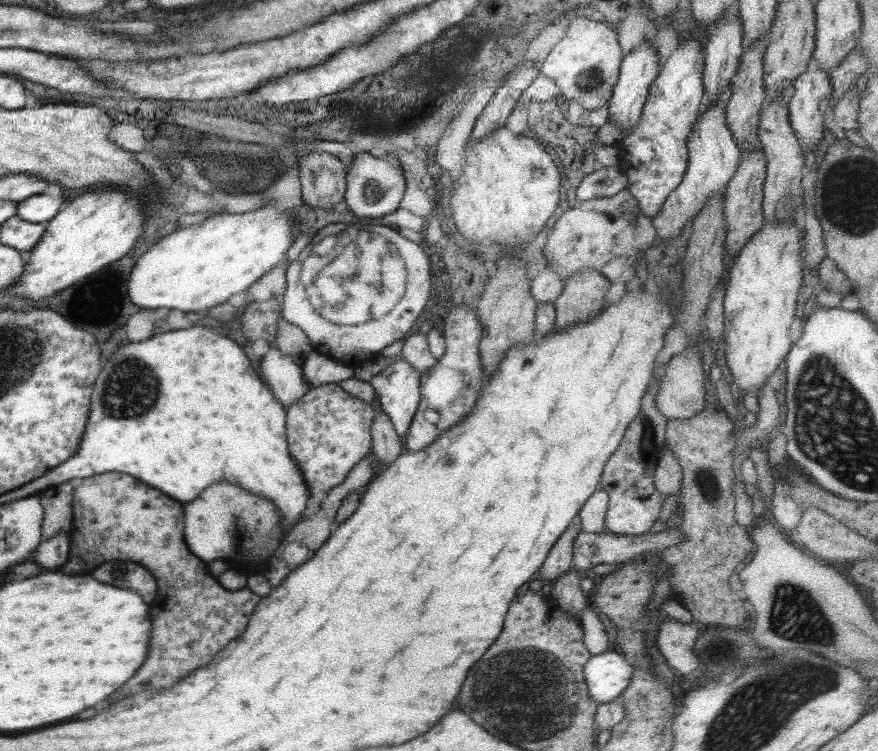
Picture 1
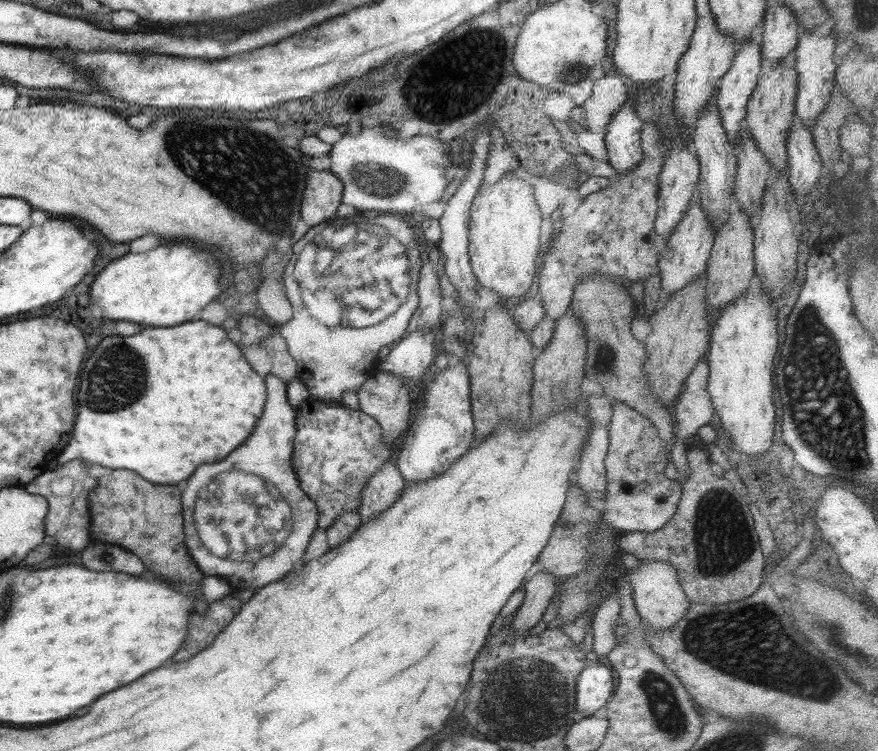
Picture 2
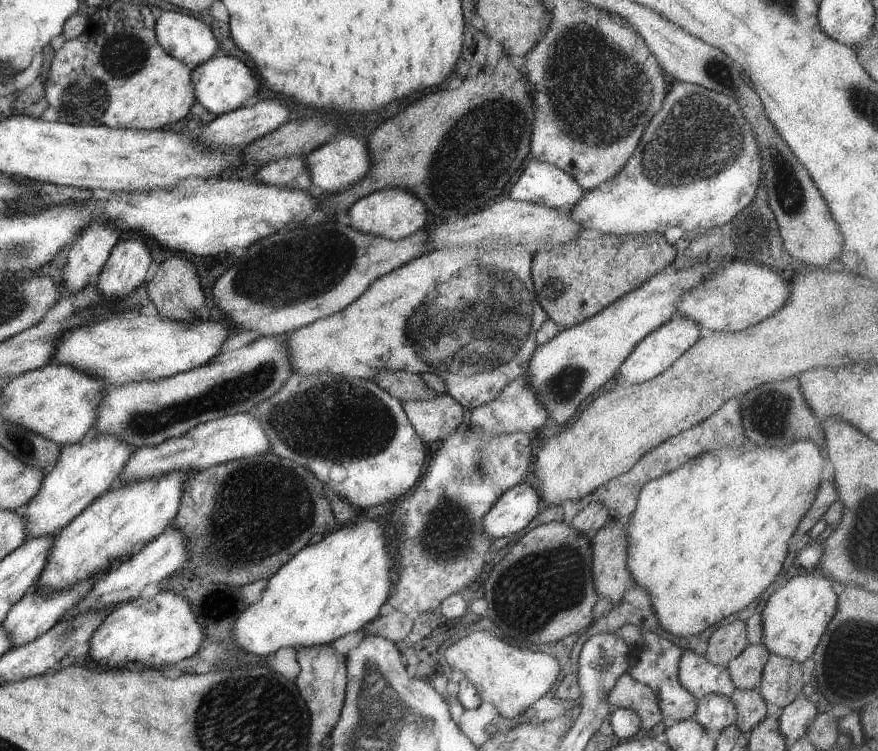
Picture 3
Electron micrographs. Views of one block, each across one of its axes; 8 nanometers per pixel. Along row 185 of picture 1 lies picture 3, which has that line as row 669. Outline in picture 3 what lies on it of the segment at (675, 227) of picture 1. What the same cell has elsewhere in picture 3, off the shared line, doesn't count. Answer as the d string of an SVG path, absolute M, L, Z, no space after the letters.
M682 650L679 658L677 678L681 686L697 701L701 696L718 694L730 698L733 692L733 681L727 674L726 665L714 665L703 655L692 650Z

